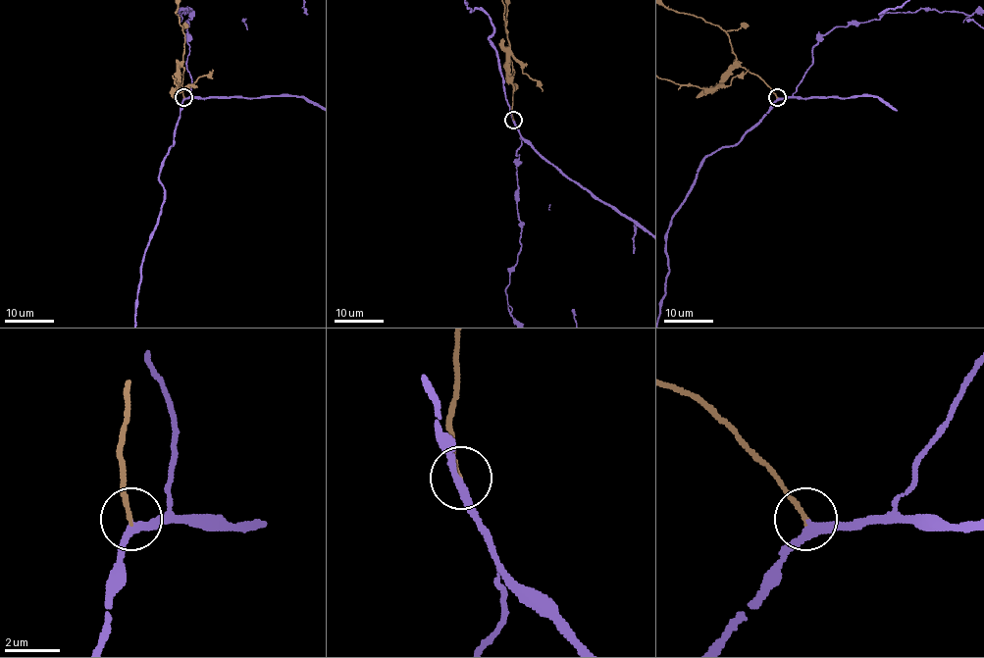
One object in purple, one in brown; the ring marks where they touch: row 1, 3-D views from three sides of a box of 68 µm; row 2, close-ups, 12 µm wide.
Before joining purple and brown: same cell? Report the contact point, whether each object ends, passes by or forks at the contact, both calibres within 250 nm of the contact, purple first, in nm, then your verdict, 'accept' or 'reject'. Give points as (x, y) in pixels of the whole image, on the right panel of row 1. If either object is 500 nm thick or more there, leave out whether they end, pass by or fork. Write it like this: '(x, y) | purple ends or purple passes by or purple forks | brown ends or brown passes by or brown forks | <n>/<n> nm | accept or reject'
(777, 97) | purple passes by | brown ends | 220/140 nm | accept

